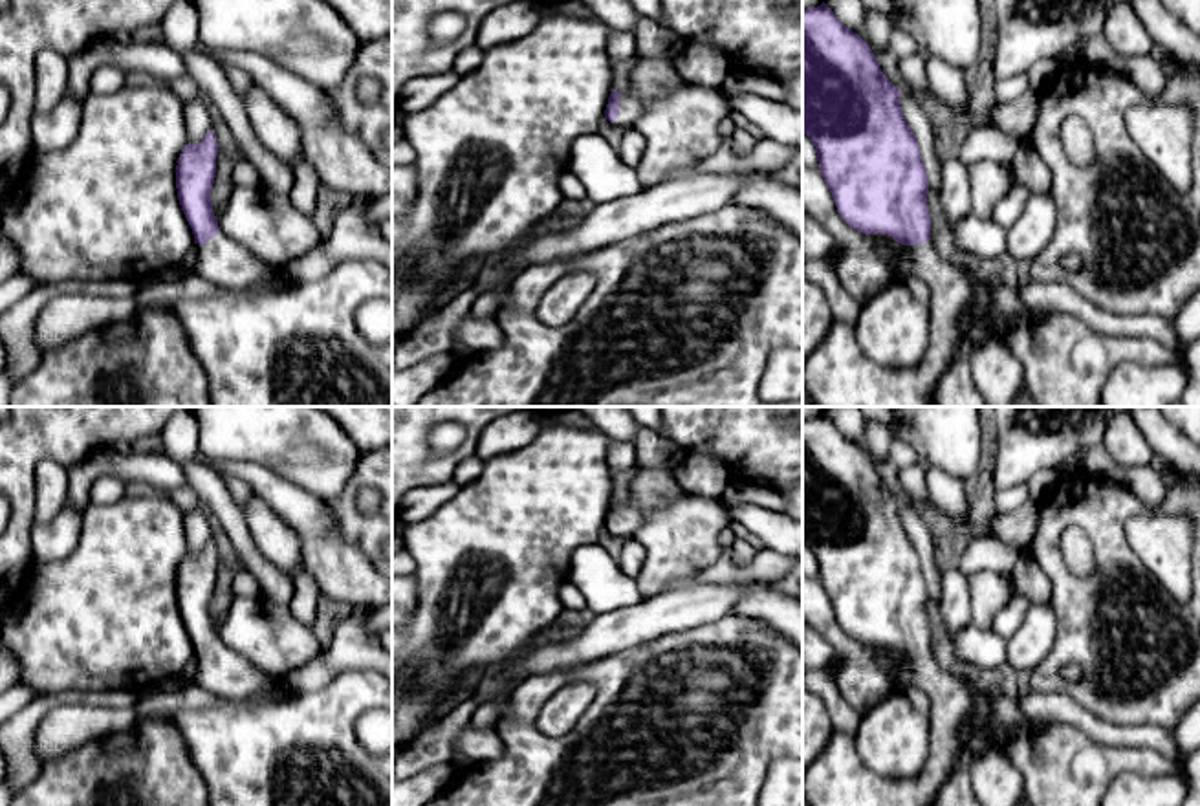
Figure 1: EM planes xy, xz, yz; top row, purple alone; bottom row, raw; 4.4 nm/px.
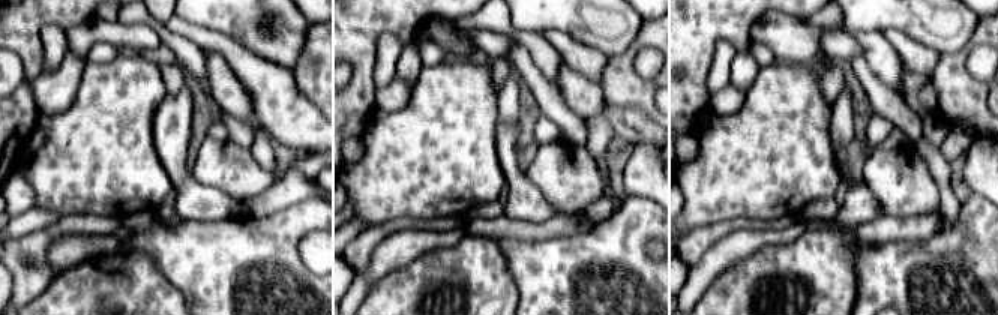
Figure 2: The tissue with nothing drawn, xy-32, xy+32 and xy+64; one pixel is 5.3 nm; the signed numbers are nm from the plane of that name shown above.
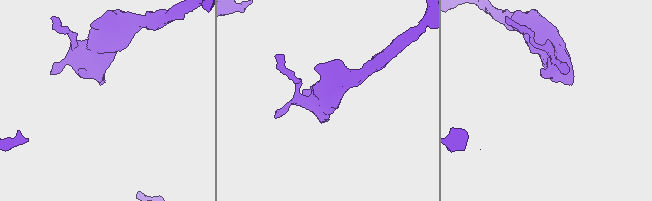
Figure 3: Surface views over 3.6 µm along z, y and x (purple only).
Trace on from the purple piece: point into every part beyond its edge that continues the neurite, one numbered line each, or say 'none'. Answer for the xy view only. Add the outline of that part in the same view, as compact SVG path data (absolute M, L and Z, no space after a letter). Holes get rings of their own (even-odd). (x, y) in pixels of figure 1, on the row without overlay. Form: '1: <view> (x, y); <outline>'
1: xy (222, 673); M222 641L207 654L194 658L198 663L194 685L222 700L244 700L286 689L284 680L271 681L264 672L255 670L247 659L225 648Z

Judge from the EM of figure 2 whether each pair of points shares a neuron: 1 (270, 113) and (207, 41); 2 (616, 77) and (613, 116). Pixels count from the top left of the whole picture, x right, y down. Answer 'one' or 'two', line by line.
1: one
2: two

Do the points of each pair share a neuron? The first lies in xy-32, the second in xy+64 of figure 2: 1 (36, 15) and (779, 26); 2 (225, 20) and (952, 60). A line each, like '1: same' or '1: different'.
1: different
2: different

